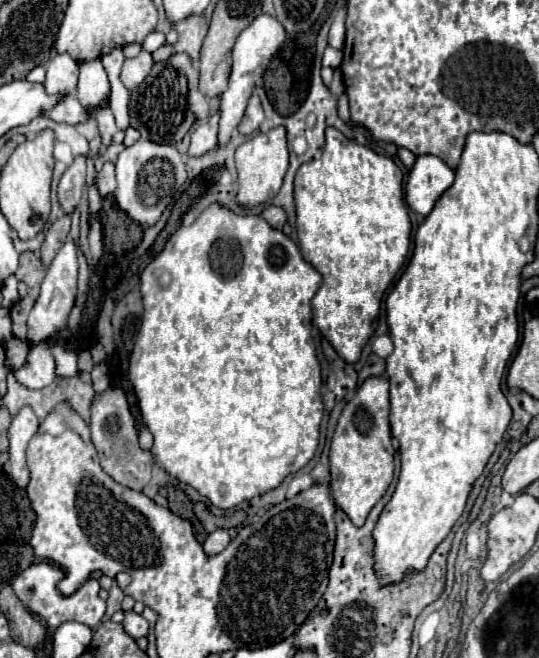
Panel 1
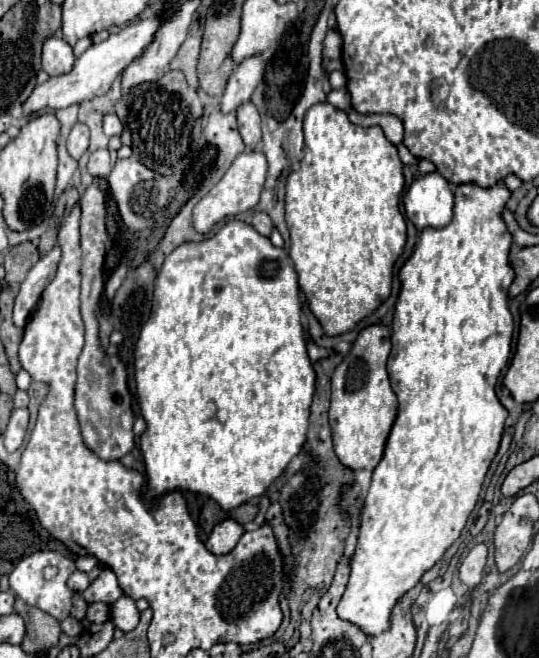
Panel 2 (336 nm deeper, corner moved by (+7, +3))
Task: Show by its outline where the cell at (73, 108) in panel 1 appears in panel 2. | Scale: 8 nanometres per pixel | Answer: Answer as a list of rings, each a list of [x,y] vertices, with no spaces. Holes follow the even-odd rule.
[[[104,114],[102,124],[104,124],[104,132],[106,132],[106,136],[112,136],[112,134],[120,136],[120,132],[122,132],[122,122],[118,120],[116,114]]]

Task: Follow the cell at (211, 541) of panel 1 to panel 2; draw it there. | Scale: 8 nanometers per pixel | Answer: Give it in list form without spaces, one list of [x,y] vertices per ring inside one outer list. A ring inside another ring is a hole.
[[[228,518],[214,526],[214,530],[206,542],[206,548],[212,554],[228,554],[236,546],[236,542],[242,534],[244,534],[244,528],[238,522]]]

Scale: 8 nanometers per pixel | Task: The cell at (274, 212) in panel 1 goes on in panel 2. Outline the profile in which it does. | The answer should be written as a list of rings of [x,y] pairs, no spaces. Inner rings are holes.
[[[256,212],[256,214],[254,214],[252,226],[254,226],[262,236],[270,236],[270,232],[272,232],[272,220],[270,220],[270,216],[264,214],[264,212]]]

